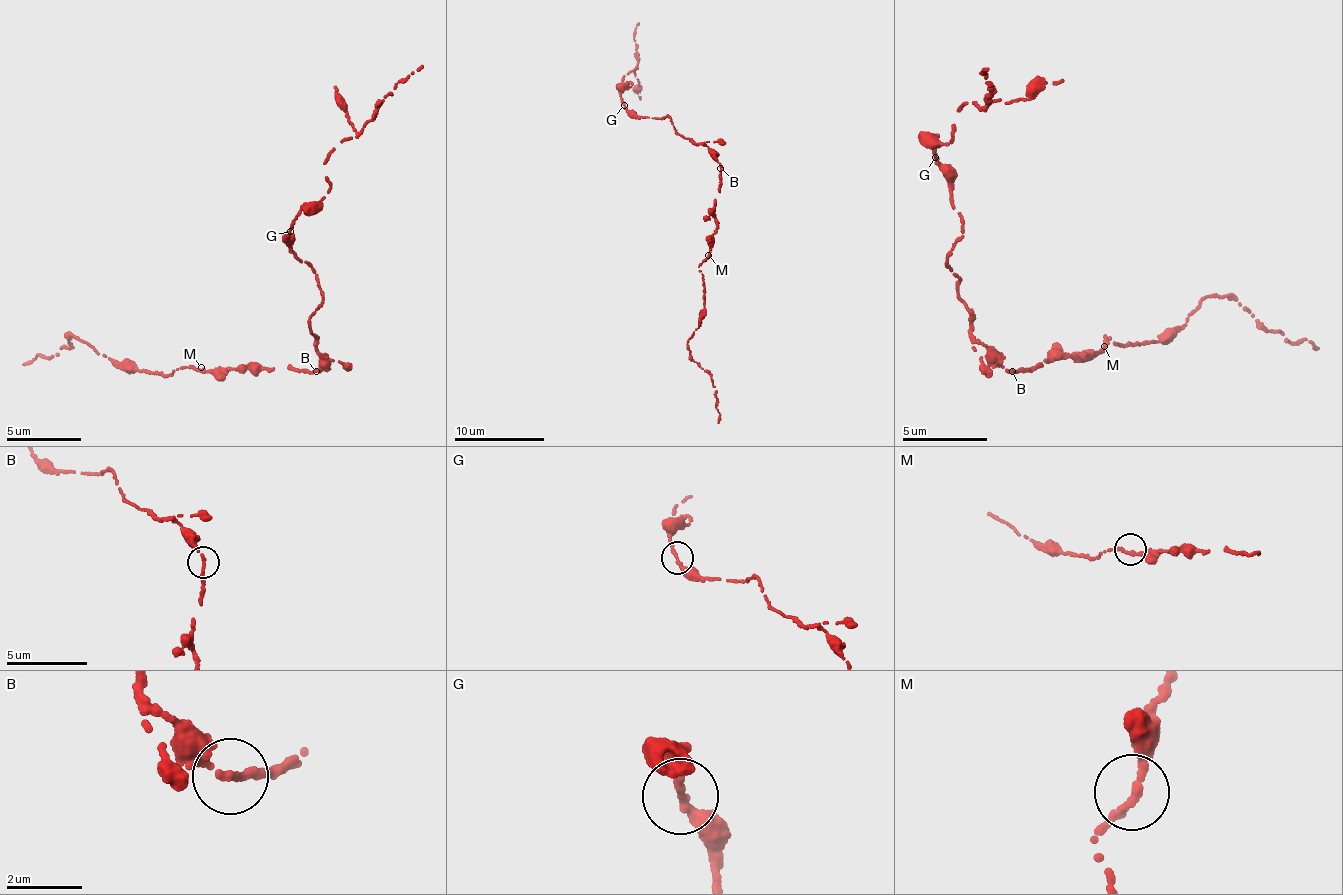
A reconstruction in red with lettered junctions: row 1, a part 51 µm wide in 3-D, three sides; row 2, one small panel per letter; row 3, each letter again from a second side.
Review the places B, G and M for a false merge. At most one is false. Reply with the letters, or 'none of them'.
none of them

